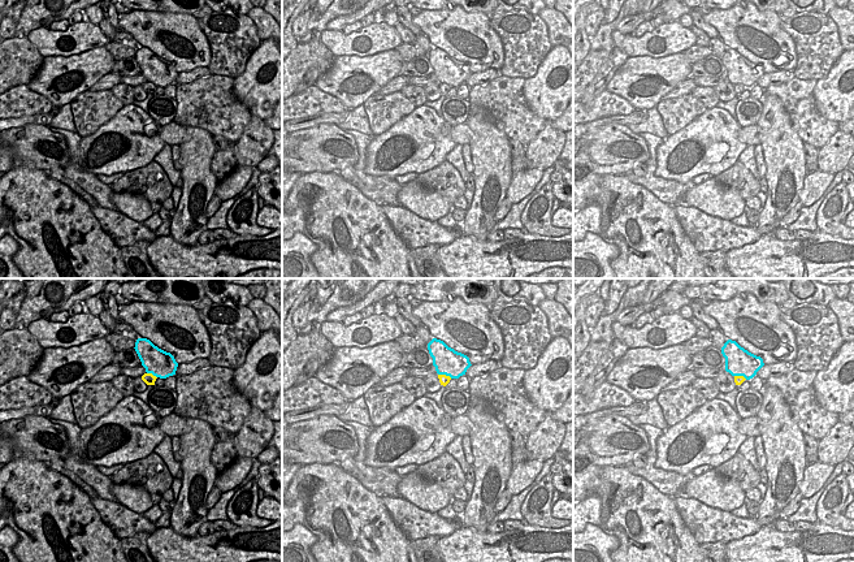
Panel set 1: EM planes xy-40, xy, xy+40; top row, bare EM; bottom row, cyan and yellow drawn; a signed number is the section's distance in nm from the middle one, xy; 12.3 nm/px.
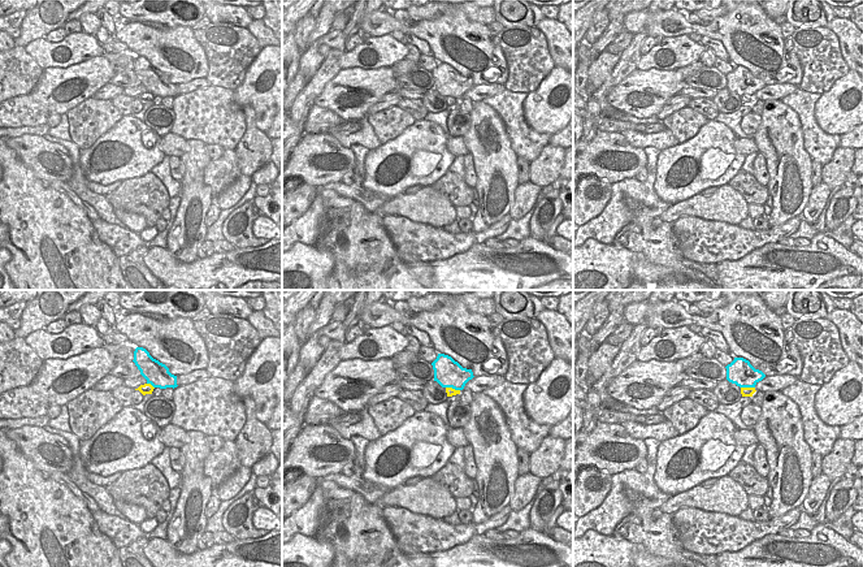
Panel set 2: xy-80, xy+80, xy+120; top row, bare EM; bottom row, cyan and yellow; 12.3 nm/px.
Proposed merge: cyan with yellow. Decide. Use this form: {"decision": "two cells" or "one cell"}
{"decision": "two cells"}

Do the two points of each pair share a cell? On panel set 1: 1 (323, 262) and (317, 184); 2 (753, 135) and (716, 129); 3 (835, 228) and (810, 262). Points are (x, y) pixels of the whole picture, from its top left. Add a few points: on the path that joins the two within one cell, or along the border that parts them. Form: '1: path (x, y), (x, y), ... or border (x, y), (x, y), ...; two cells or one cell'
1: path (336, 243), (332, 233), (330, 203); one cell
2: border (740, 128), (738, 138), (748, 145); two cells
3: border (818, 229), (840, 238); two cells

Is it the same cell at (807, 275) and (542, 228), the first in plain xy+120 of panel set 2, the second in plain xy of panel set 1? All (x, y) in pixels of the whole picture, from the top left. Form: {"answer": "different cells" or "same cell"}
{"answer": "different cells"}

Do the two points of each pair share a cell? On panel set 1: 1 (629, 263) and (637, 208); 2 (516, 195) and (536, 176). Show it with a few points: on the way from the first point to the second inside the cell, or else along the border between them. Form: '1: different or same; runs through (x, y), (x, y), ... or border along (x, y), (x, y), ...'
1: same; runs through (632, 250), (631, 242), (637, 236), (637, 221)
2: same; runs through (521, 190), (530, 181)

